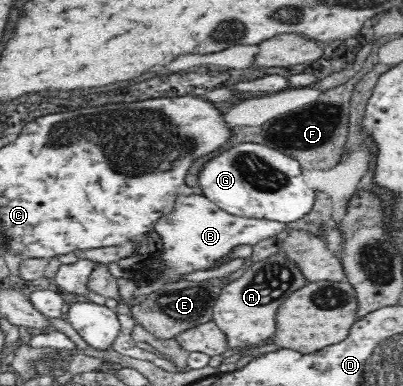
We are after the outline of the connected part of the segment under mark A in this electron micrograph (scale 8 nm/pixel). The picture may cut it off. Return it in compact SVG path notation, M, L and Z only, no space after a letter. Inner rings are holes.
M279 250L263 261L255 261L241 277L220 290L212 308L212 321L225 332L229 347L259 346L275 333L277 311L285 298L308 283L300 266Z

